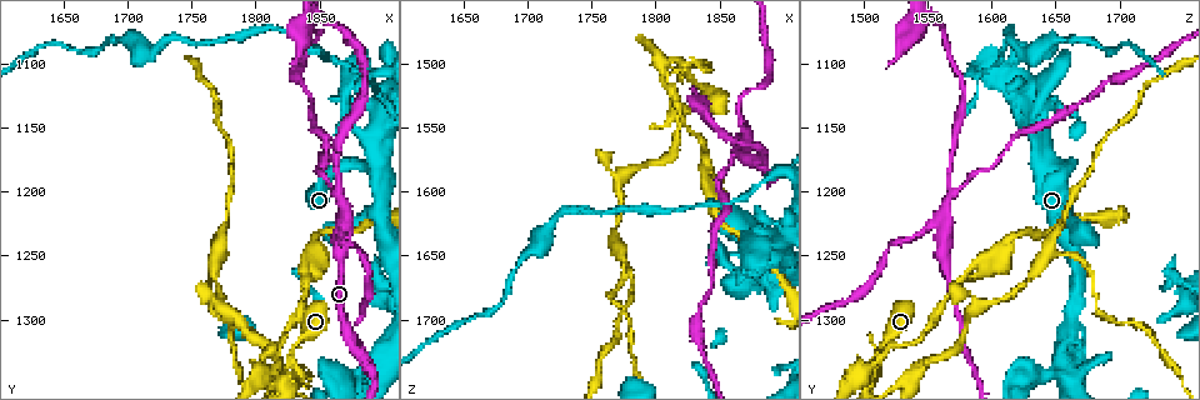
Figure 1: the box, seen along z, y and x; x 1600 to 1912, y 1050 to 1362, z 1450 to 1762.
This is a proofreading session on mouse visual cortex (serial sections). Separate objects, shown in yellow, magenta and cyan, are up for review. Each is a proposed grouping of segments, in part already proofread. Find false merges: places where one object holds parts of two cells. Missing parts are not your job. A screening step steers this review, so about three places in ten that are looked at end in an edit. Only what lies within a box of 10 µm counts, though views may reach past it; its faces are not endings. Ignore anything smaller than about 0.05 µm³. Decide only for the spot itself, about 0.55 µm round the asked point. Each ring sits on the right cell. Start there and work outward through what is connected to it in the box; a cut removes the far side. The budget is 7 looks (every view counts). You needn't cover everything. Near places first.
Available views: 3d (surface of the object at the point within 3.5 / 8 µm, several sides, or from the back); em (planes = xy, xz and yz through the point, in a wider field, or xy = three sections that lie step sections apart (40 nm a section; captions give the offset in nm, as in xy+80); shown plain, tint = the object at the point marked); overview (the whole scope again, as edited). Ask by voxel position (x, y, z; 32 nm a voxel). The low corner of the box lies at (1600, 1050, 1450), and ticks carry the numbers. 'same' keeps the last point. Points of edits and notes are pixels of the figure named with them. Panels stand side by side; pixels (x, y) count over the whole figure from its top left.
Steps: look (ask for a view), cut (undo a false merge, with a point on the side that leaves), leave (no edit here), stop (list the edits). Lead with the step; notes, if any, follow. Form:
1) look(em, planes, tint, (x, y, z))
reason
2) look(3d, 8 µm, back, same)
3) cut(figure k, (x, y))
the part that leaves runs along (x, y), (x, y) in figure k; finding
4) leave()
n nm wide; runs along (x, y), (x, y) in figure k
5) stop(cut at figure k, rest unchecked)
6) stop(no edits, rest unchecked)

look(3d, 3.5 µm, (1806, 1342, 1500))

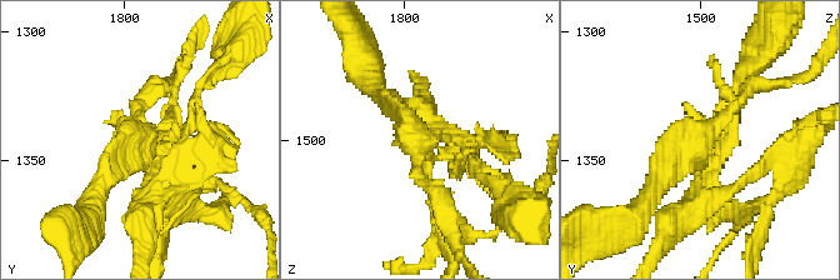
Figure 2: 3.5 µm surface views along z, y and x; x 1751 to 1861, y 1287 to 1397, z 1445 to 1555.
cut(figure 2, (116, 119))
a second cell is stuck on

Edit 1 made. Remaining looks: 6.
look(overview)

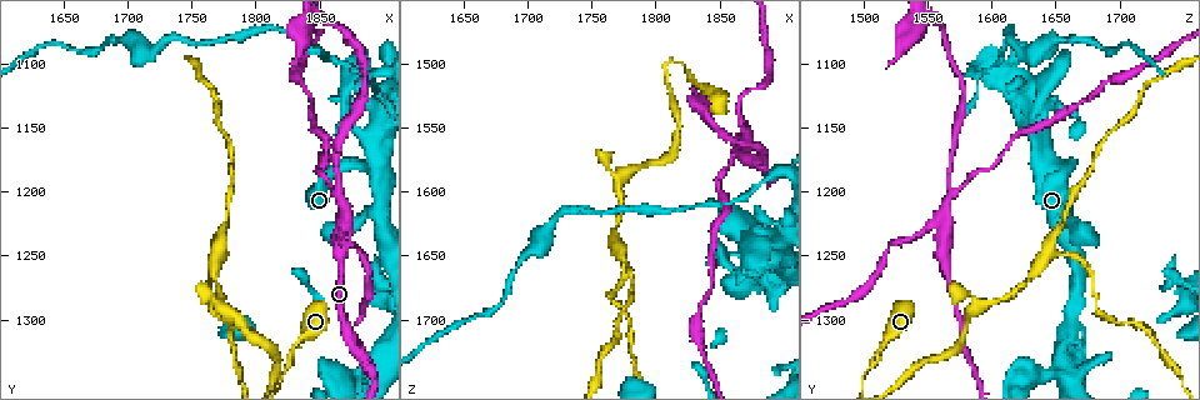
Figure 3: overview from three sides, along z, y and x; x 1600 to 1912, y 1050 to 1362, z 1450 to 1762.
look(3d, 3.5 µm, (1864, 1204, 1566))
two arms in line, one across

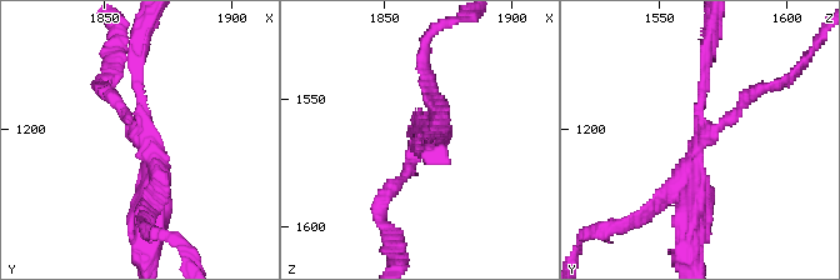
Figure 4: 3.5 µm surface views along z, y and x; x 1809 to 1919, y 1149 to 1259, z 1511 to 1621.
look(em, xy, step 2, tint, (1865, 1205, 1565))
3 arms; arms of 100, 150, 400 nm; need the tissue

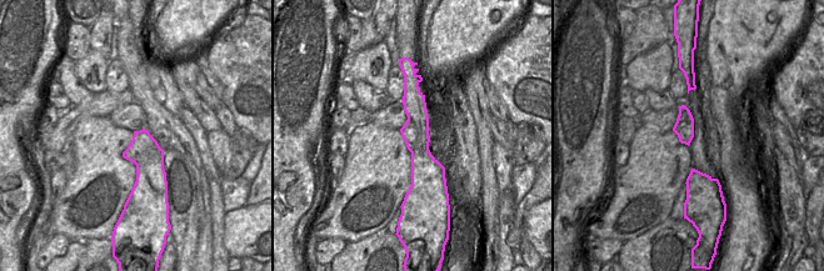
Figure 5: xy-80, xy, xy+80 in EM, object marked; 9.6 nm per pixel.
cut(figure 4, (424, 70))
border along (141, 130), (151, 140), (136, 166) in figure 5; a second cell is stuck on

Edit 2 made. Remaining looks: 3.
look(overview)

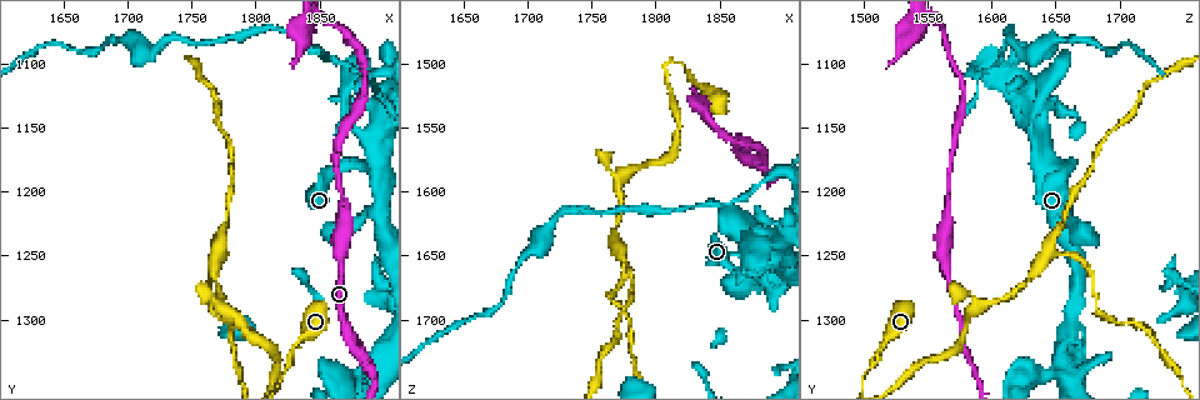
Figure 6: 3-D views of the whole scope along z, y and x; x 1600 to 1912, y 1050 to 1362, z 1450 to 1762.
look(em, xy, step 2, tint, (1892, 1140, 1638))
abrupt turn

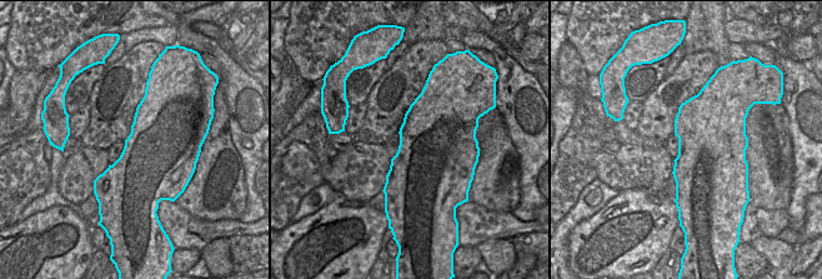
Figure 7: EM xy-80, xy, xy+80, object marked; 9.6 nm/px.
look(3d, 3.5 µm, same)

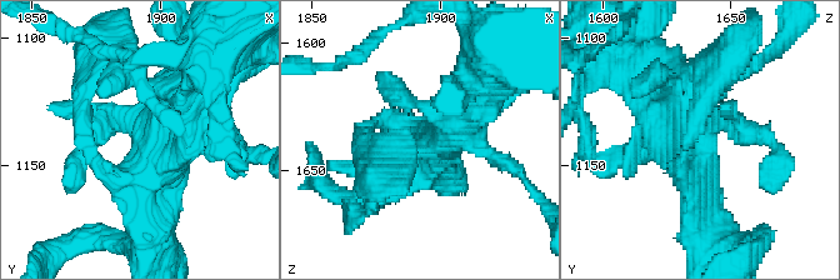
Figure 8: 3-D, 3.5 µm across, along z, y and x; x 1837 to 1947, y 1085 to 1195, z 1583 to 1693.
leave()
runs along (713, 234), (694, 130), (658, 91) in figure 8; one cell here

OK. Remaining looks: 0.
stop(cut at figure 2, cut at figure 4, rest unchecked)

